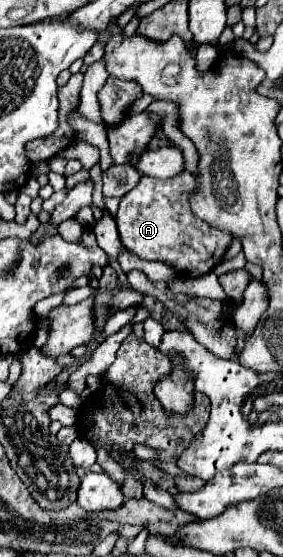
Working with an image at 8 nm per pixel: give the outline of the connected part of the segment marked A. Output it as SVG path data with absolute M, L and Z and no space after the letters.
M187 170L167 180L141 176L139 184L121 198L119 210L115 214L123 246L143 260L171 262L189 276L201 276L213 270L213 254L217 266L223 260L233 238L231 234L215 230L207 222L191 214L189 192L193 188L195 180Z

